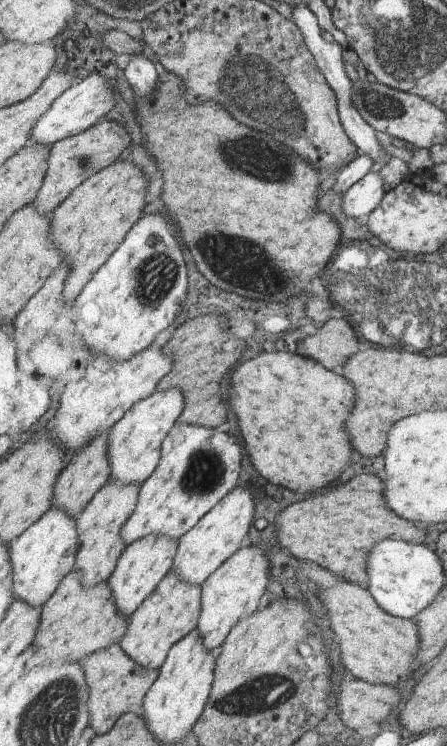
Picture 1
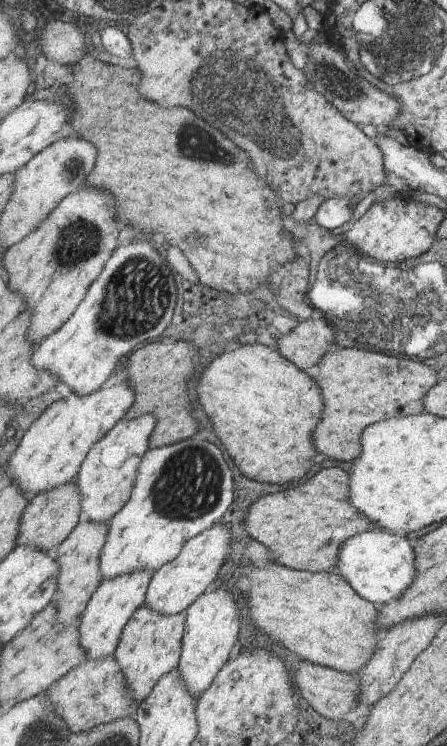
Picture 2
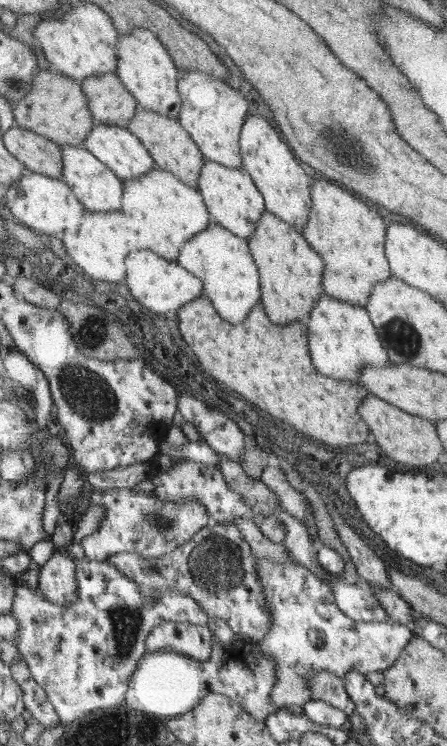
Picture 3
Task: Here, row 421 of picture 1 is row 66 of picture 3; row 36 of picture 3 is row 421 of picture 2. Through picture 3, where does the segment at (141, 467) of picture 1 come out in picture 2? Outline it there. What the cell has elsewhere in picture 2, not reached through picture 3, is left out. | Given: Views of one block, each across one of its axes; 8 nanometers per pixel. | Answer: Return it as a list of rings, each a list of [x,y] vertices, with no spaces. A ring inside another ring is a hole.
[[[151,413],[132,419],[123,418],[92,448],[76,480],[82,494],[82,519],[107,523],[127,504],[140,476],[144,456],[150,449],[157,422],[158,418]]]

